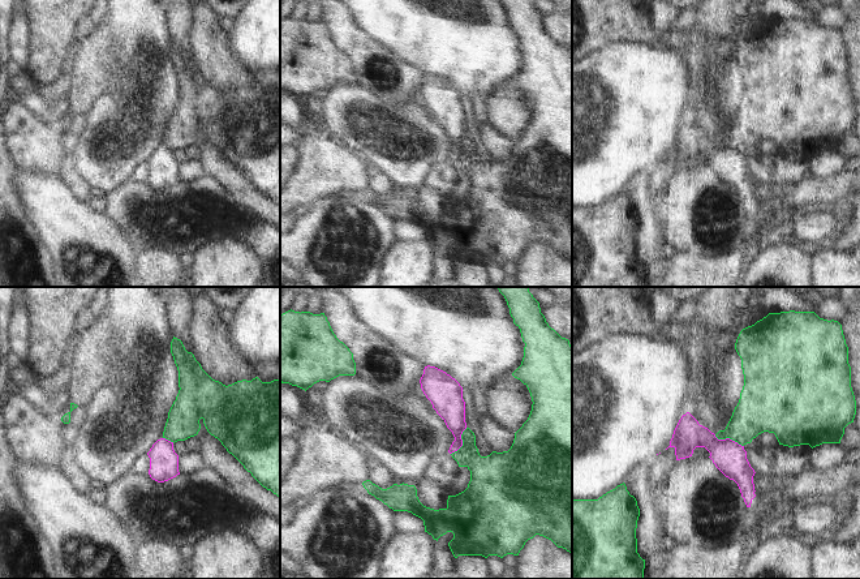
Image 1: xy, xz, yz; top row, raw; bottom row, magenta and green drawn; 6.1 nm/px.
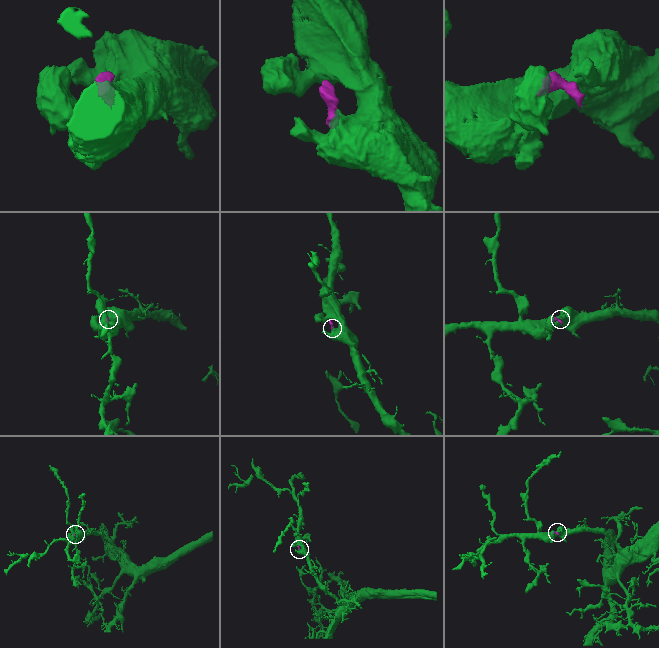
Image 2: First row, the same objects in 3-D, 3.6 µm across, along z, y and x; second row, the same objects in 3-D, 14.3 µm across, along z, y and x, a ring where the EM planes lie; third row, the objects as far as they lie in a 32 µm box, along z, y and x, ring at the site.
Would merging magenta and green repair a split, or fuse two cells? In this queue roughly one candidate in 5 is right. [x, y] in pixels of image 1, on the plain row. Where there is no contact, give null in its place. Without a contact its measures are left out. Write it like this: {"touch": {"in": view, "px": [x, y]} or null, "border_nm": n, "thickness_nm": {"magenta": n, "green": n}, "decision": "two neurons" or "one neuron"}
{"touch": {"in": "yz", "px": [729, 146]}, "border_nm": 200, "thickness_nm": {"magenta": 200, "green": 260}, "decision": "two neurons"}

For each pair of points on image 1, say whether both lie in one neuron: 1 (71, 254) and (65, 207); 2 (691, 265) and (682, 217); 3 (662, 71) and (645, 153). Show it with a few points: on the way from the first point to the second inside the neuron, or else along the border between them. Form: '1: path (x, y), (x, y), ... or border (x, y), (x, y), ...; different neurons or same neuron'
1: path (71, 243), (71, 230), (65, 224), (65, 219); same neuron
2: border (676, 252), (705, 257), (717, 257), (719, 254); different neurons
3: path (645, 91), (645, 132); same neuron

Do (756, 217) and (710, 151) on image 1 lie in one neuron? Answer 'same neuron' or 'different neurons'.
same neuron

